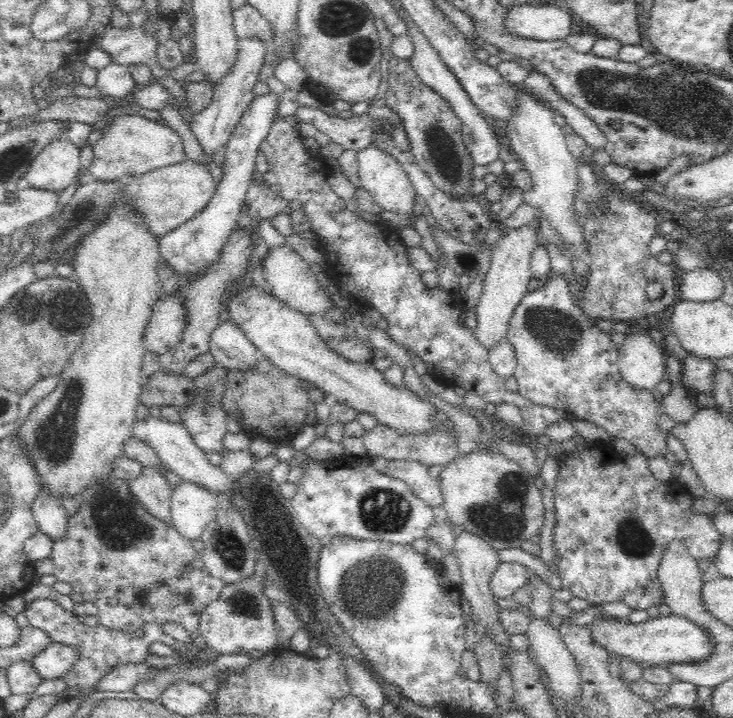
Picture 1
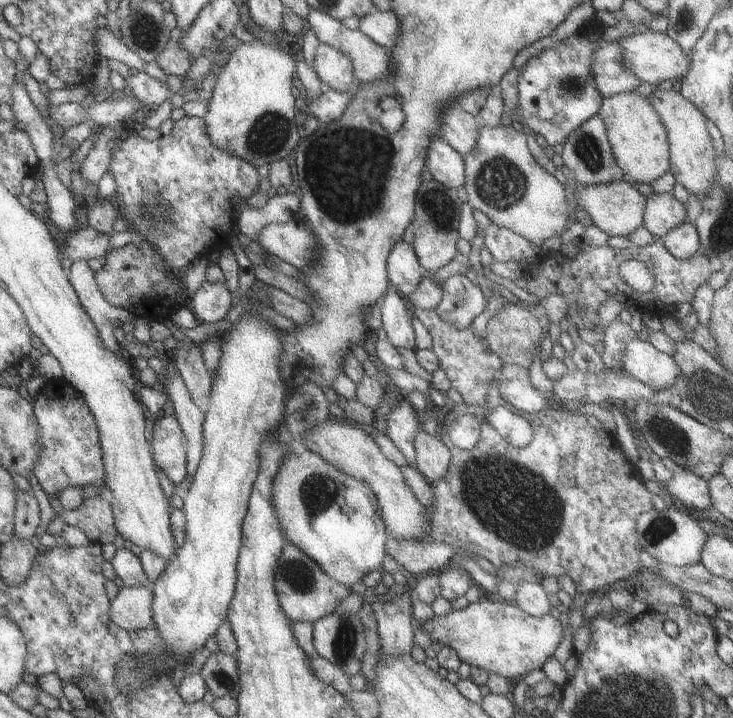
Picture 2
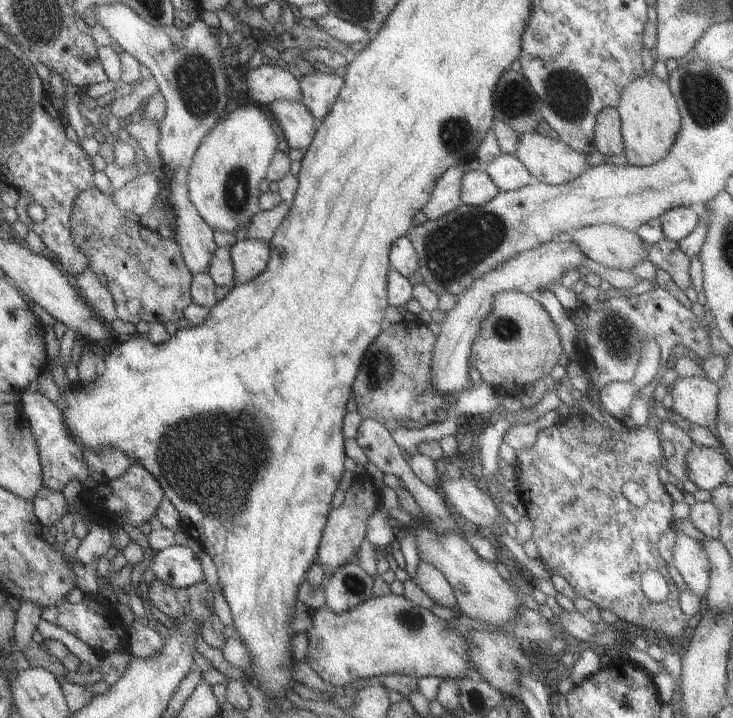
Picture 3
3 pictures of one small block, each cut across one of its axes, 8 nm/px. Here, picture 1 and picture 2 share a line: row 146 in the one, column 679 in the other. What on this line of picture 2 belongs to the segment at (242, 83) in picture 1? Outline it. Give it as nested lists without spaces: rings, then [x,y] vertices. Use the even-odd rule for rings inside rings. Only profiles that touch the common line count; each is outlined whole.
[[[654,193],[645,197],[642,226],[654,238],[661,238],[679,224],[688,222],[685,216],[685,203],[679,202],[670,193]]]

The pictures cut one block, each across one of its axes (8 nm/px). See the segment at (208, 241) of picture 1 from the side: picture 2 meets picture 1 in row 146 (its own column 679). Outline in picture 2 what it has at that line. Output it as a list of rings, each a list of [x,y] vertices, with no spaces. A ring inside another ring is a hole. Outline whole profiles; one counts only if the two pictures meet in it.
[[[683,222],[679,226],[669,230],[660,238],[665,251],[677,260],[687,260],[697,253],[699,248],[698,236],[695,228],[689,222]]]

